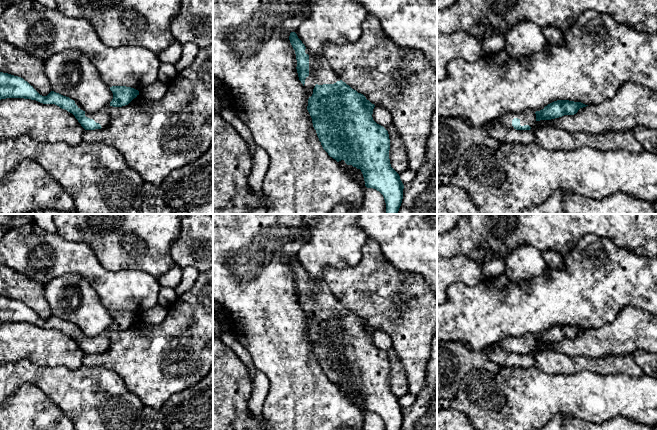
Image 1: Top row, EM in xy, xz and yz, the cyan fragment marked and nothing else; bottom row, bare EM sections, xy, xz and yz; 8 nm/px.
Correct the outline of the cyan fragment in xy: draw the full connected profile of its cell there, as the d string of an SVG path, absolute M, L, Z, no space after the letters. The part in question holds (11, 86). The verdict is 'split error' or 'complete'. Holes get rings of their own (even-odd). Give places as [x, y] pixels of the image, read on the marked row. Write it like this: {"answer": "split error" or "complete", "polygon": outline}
{"answer": "split error", "polygon": "M0 72L0 100L6 98L24 98L43 104L55 104L72 113L85 130L101 129L109 124L109 106L89 113L69 97L54 91L47 96L42 96L23 78Z"}

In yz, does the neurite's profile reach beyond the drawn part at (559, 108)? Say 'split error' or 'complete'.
split error

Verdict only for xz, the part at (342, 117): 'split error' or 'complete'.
split error

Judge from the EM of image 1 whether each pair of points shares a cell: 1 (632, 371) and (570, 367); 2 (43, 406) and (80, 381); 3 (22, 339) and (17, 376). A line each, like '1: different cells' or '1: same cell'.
1: same cell
2: different cells
3: different cells

